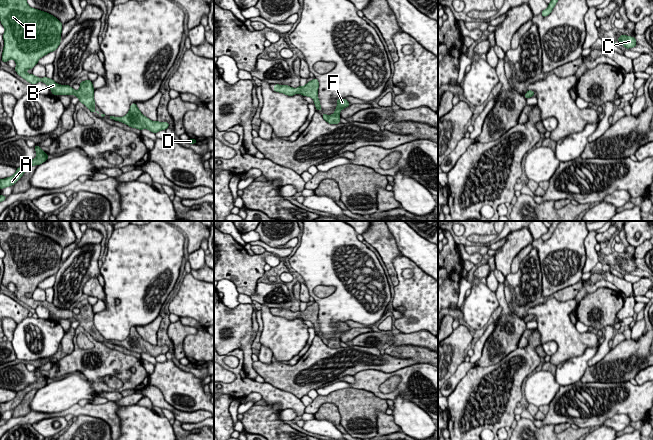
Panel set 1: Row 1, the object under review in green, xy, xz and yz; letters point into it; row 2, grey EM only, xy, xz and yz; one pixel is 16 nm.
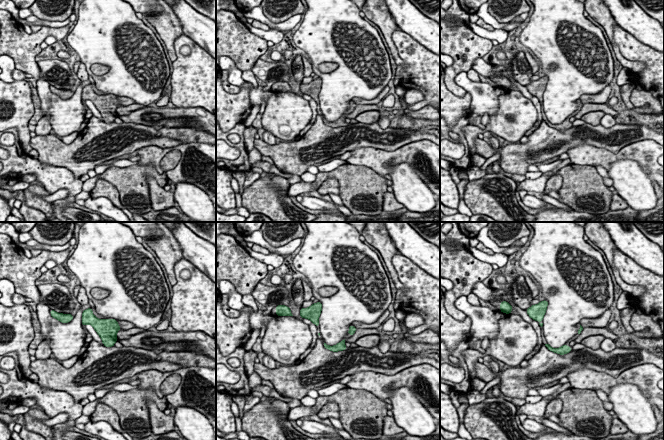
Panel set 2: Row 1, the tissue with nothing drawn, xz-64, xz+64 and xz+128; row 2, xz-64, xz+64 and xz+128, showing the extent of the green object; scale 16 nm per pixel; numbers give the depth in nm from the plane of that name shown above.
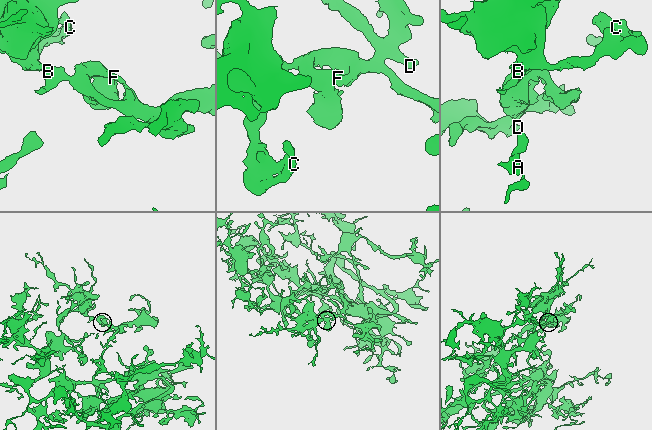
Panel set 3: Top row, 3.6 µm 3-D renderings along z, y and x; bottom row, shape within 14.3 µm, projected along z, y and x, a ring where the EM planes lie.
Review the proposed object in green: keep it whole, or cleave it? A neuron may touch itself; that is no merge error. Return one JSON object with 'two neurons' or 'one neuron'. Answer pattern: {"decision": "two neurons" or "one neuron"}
{"decision": "one neuron"}

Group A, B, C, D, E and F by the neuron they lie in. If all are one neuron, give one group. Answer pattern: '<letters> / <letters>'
A B C D E F

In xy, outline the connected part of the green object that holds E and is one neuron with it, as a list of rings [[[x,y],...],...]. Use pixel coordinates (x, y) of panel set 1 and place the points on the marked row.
[[[0,0],[0,21],[3,27],[5,28],[5,33],[3,34],[4,39],[4,48],[2,53],[1,60],[5,63],[9,59],[13,59],[16,62],[16,68],[14,69],[19,76],[24,78],[27,82],[31,84],[37,84],[38,81],[42,81],[50,87],[50,90],[53,95],[74,95],[79,98],[79,101],[83,103],[91,112],[95,113],[98,111],[95,110],[95,101],[94,101],[94,91],[92,81],[87,79],[83,82],[79,82],[80,89],[75,91],[69,85],[60,85],[57,84],[53,79],[47,77],[39,78],[33,74],[28,74],[27,69],[33,69],[33,67],[38,63],[38,60],[45,56],[46,54],[56,51],[61,42],[61,32],[62,32],[62,23],[51,14],[31,8],[26,0]]]

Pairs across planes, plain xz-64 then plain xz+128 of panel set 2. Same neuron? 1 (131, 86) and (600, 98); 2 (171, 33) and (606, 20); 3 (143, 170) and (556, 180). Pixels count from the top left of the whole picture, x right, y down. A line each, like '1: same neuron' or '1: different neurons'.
1: different neurons
2: same neuron
3: different neurons

